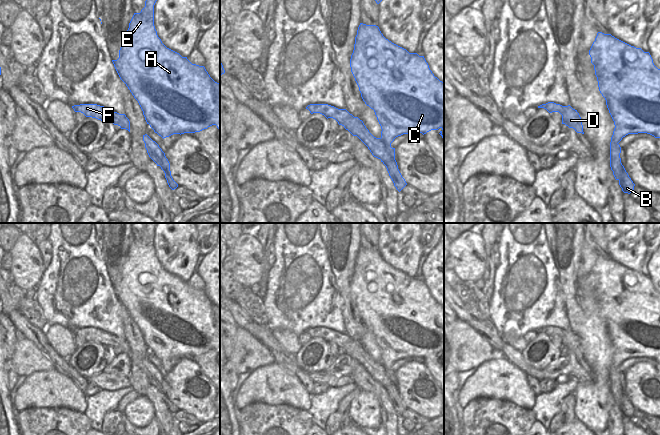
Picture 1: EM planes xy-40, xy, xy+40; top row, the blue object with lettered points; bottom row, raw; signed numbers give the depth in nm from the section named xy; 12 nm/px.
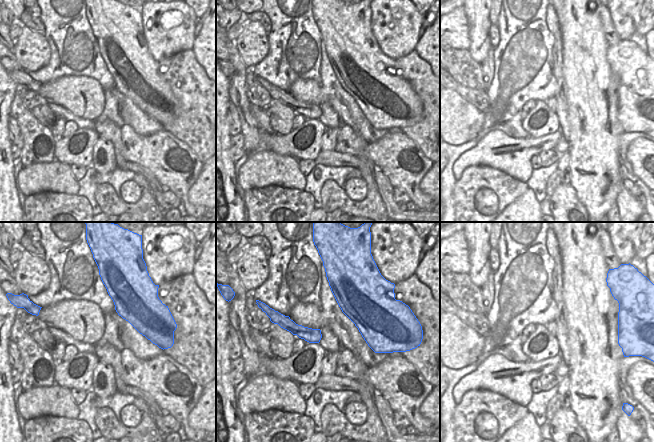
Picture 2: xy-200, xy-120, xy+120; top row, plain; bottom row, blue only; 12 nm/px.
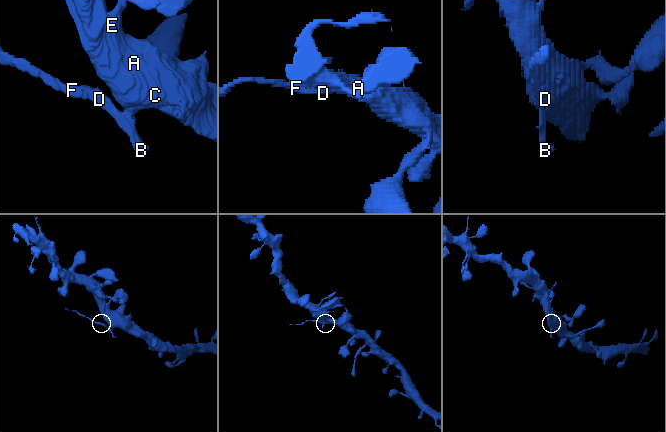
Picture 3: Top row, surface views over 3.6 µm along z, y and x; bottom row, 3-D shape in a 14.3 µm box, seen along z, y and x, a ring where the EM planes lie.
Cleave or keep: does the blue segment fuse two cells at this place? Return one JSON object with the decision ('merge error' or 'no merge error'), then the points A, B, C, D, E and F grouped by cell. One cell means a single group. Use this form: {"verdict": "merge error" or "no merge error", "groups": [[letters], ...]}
{"verdict": "merge error", "groups": [["A", "C", "E"], ["B", "D", "F"]]}

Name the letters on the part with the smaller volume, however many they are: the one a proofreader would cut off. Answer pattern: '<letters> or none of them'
B, D, F

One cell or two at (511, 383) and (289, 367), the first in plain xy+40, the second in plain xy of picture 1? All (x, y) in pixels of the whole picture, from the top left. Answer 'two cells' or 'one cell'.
two cells

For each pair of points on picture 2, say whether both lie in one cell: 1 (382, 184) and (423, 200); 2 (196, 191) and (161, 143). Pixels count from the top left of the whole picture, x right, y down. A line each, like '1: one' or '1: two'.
1: two
2: two

